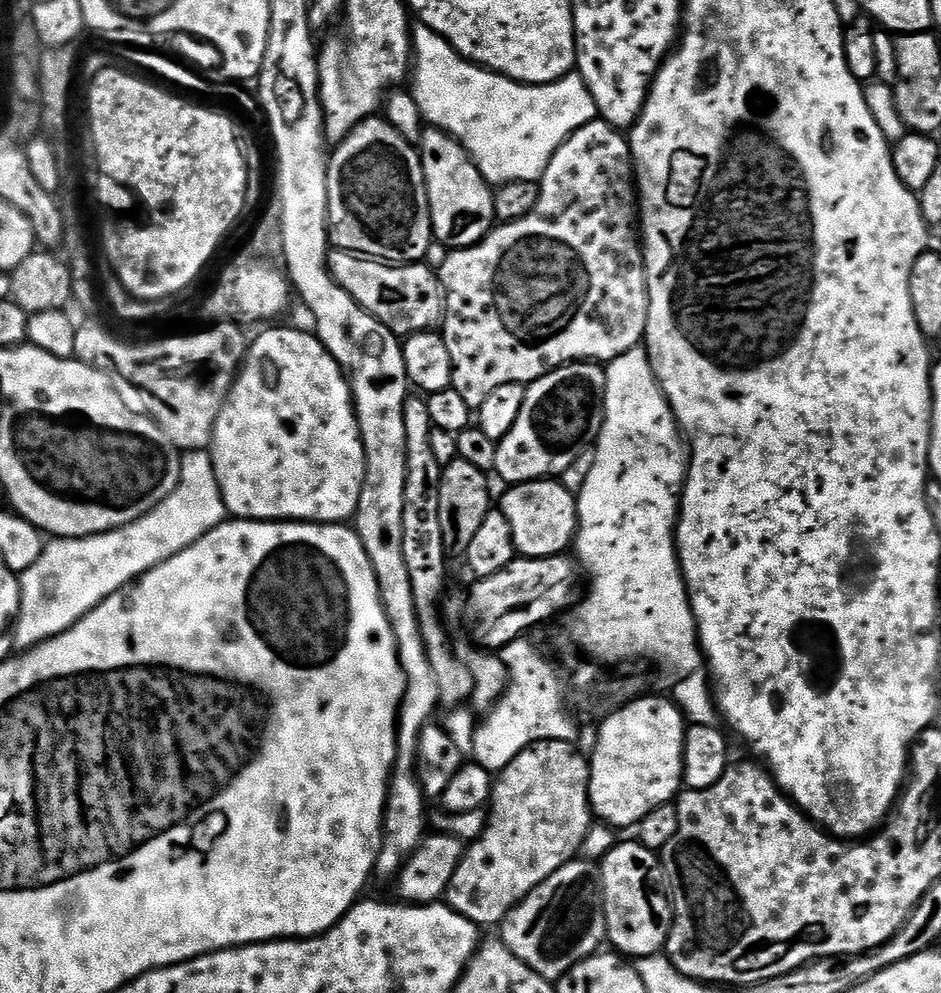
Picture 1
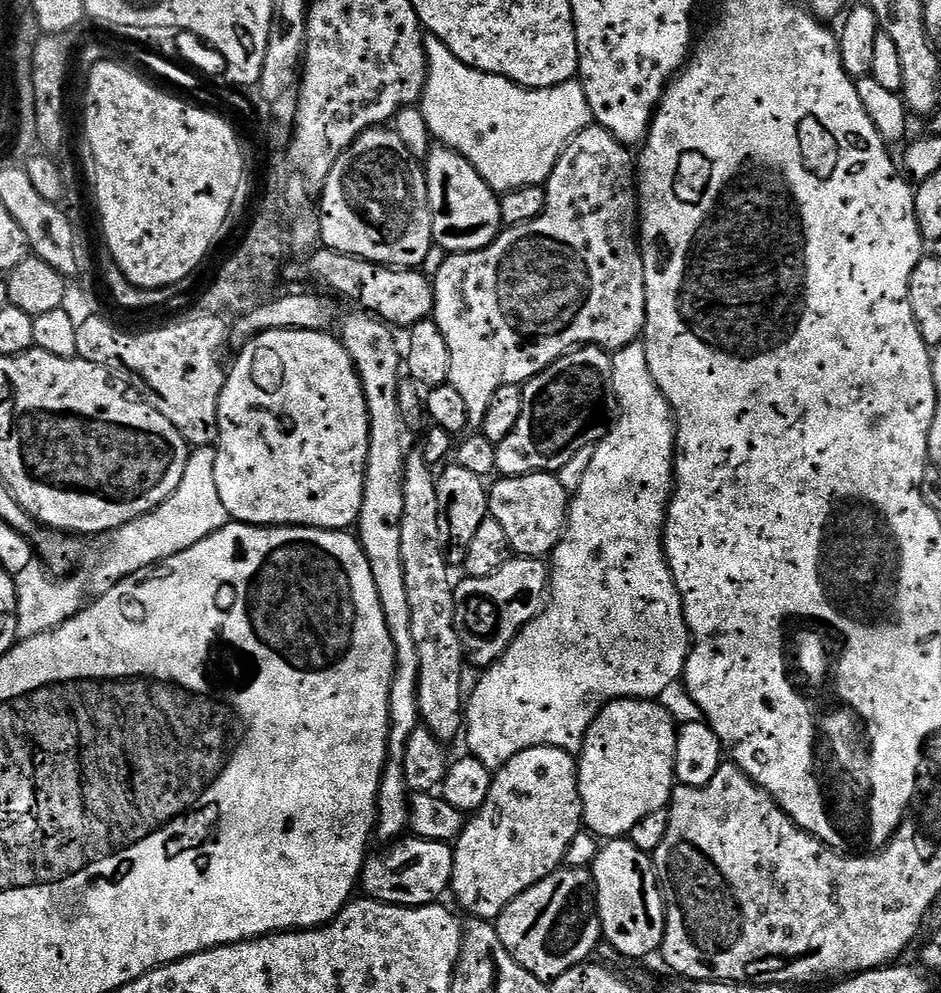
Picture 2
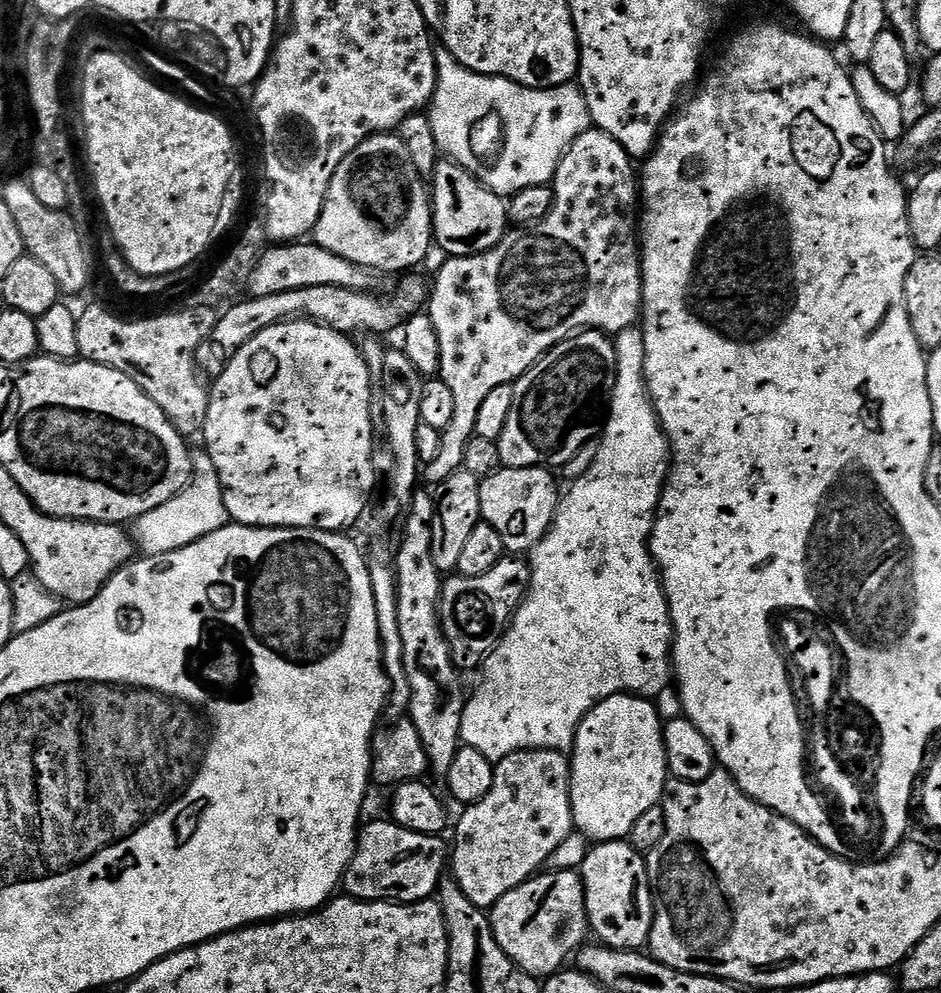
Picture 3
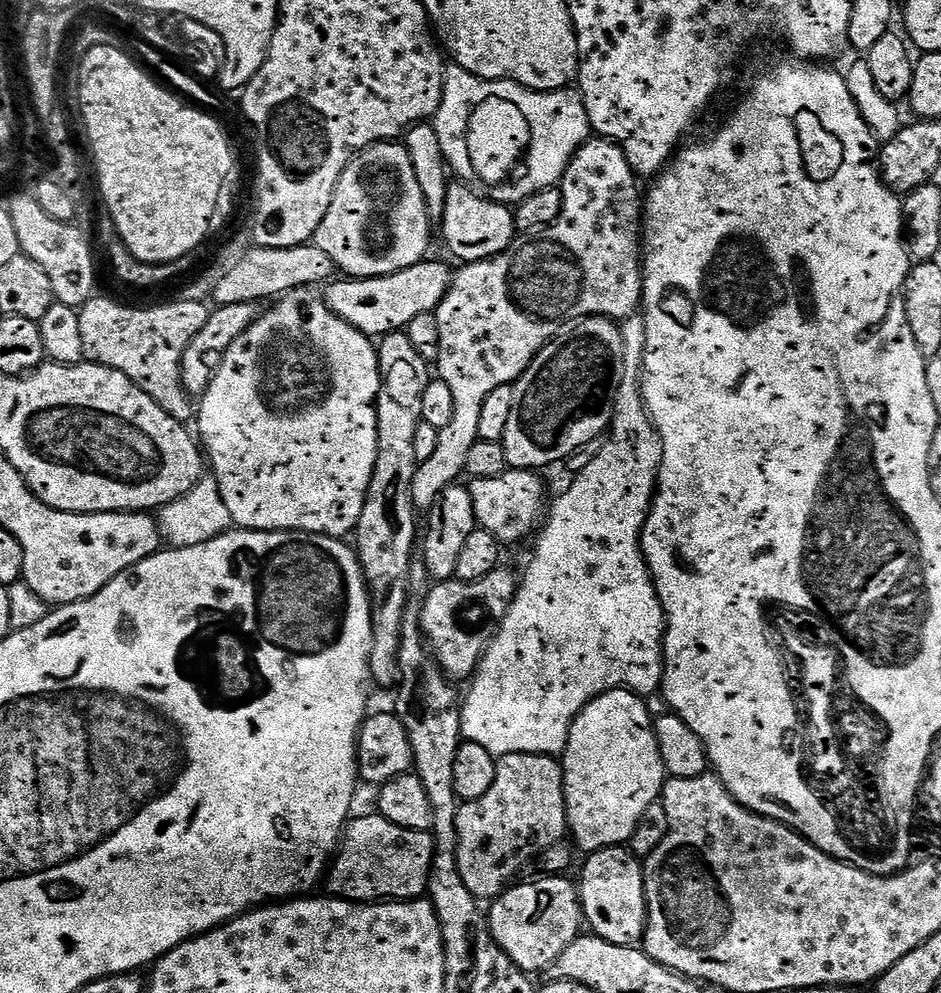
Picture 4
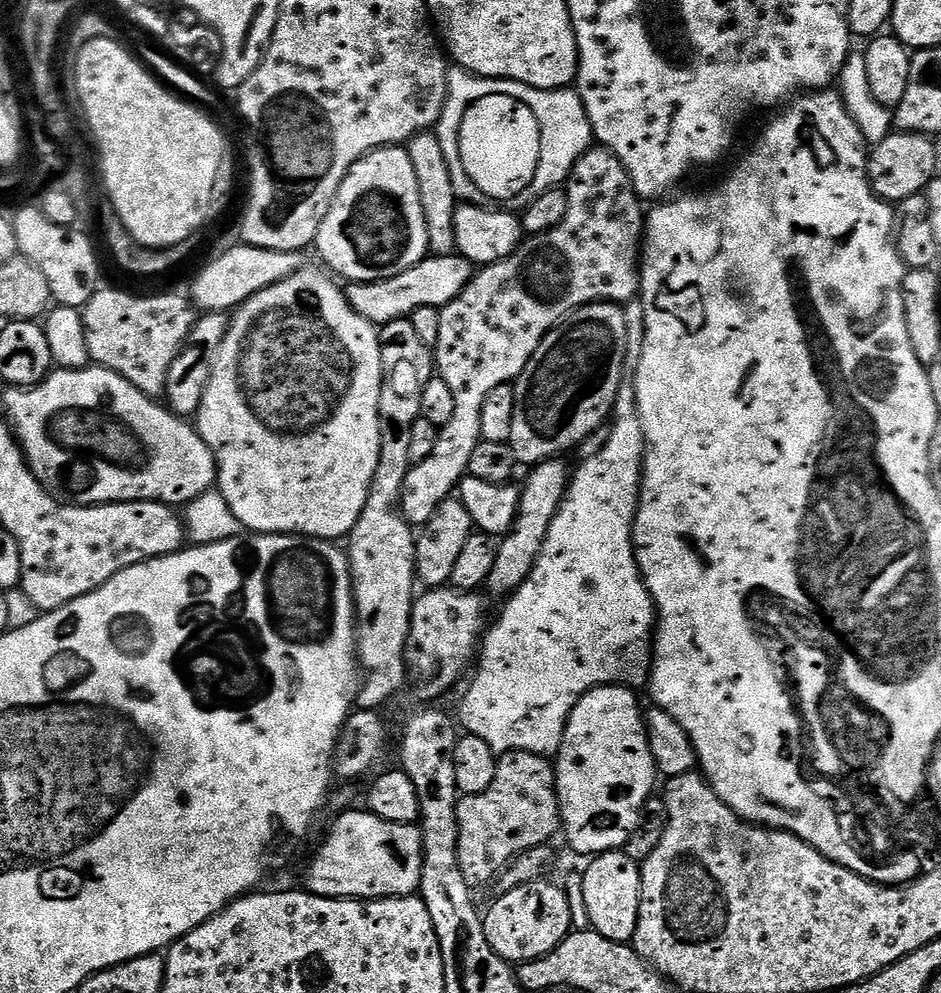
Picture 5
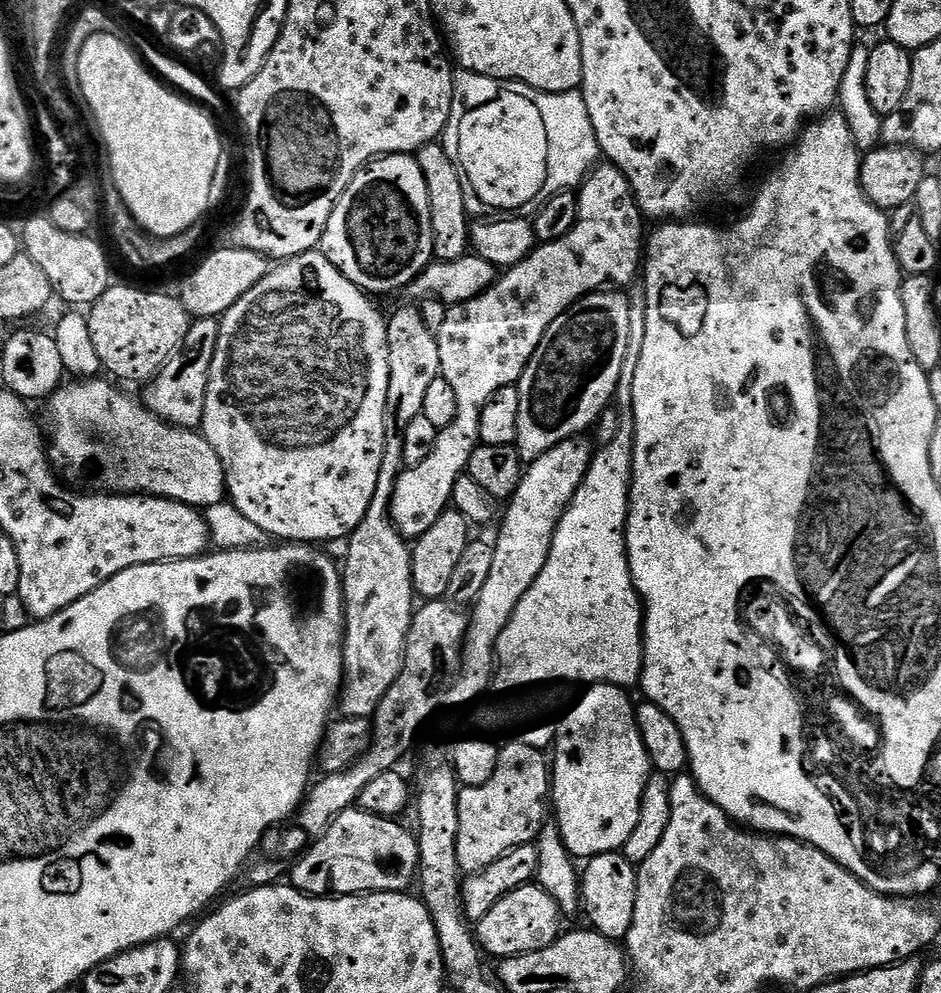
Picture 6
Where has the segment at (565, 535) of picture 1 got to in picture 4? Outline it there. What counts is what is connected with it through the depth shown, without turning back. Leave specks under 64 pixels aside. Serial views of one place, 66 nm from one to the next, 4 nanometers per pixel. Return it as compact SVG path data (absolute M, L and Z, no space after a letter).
M509 470L501 476L475 477L467 485L470 498L474 498L477 525L494 534L501 545L520 544L532 531L535 533L541 527L546 516L546 504L544 508L544 484L536 476L539 475L532 470Z

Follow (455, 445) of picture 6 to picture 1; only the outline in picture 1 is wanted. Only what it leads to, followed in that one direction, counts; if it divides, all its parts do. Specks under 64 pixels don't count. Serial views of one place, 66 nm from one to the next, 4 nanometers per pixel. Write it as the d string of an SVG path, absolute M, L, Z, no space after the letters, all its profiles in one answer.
M591 120L582 126L550 158L539 181L538 202L530 214L509 224L493 227L488 237L469 248L449 251L446 262L438 270L440 286L444 289L444 318L442 335L450 349L452 387L462 394L466 406L478 410L486 397L498 386L533 384L540 376L573 362L607 362L626 354L626 350L641 347L648 321L648 272L644 269L644 250L638 235L638 189L634 183L632 145L621 129L612 128L605 120Z

